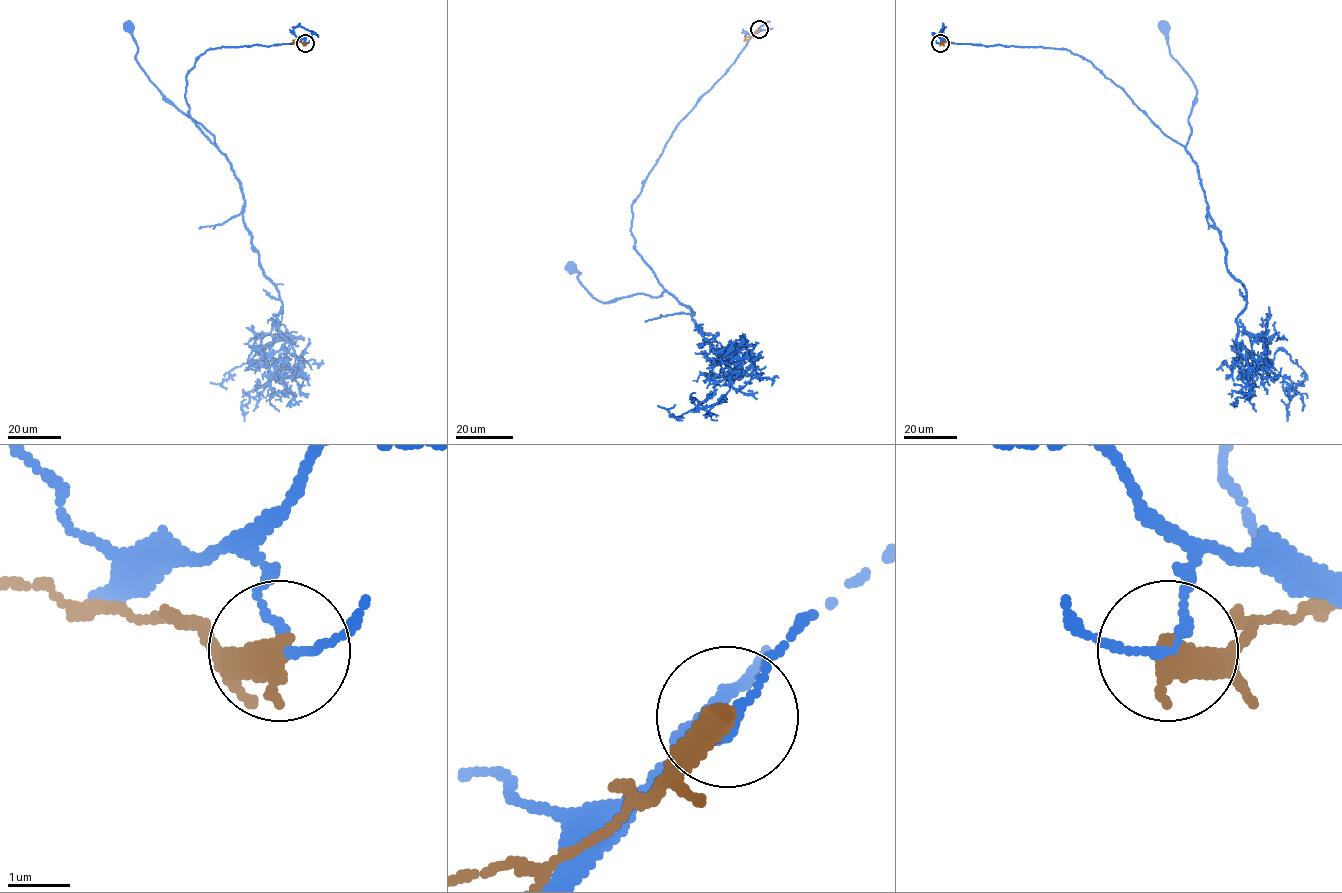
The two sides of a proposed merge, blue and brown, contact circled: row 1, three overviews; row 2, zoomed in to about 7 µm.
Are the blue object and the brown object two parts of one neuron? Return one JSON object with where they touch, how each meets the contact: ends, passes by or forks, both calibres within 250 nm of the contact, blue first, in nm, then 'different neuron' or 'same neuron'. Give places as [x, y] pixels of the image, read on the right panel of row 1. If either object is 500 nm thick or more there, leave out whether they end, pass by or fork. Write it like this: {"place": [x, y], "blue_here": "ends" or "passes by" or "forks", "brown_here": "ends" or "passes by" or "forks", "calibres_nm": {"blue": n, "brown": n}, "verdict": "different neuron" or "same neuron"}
{"place": [940, 43], "calibres_nm": {"blue": 130, "brown": 500}, "verdict": "different neuron"}

